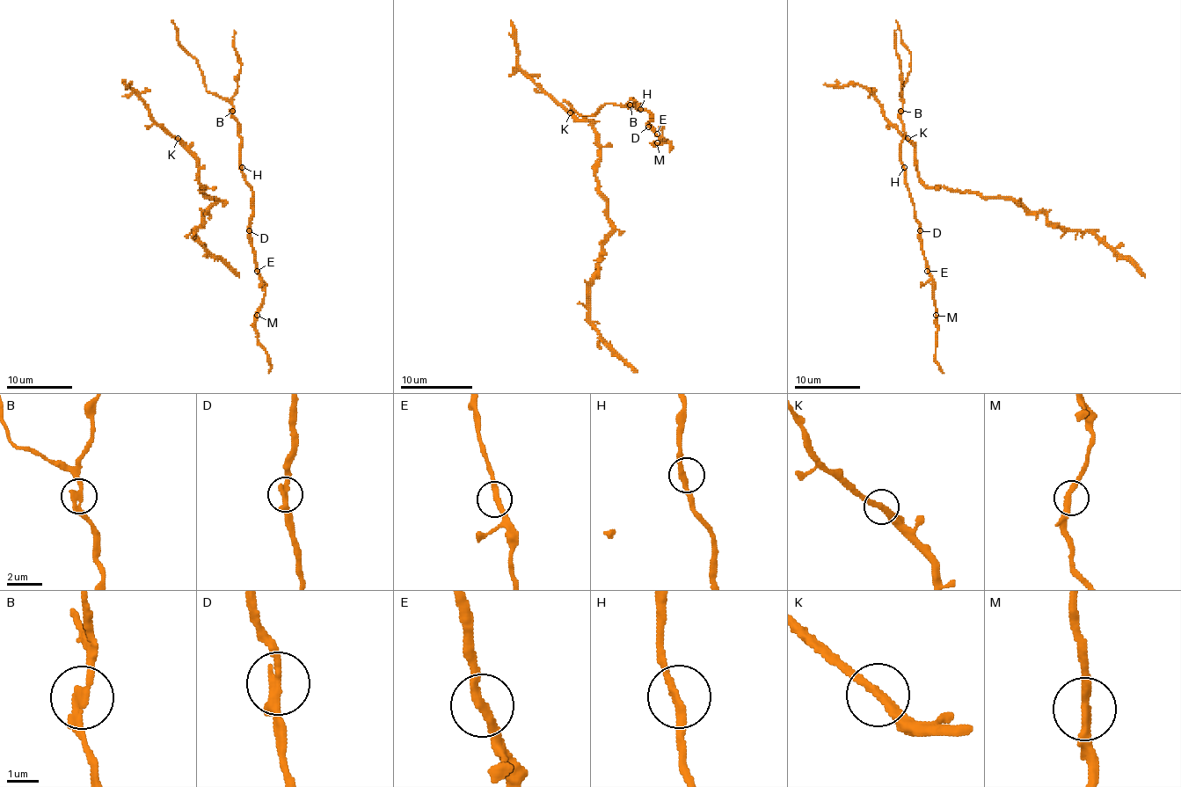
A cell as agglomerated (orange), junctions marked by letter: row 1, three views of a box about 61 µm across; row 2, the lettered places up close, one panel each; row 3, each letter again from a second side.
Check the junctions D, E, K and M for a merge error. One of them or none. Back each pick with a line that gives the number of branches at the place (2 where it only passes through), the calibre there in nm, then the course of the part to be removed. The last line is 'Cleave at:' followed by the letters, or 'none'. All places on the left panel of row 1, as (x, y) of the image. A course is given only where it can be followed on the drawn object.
Cleave at: none

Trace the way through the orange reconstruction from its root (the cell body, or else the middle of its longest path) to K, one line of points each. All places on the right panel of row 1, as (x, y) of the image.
K: (921, 178), (915, 147), (907, 139)

